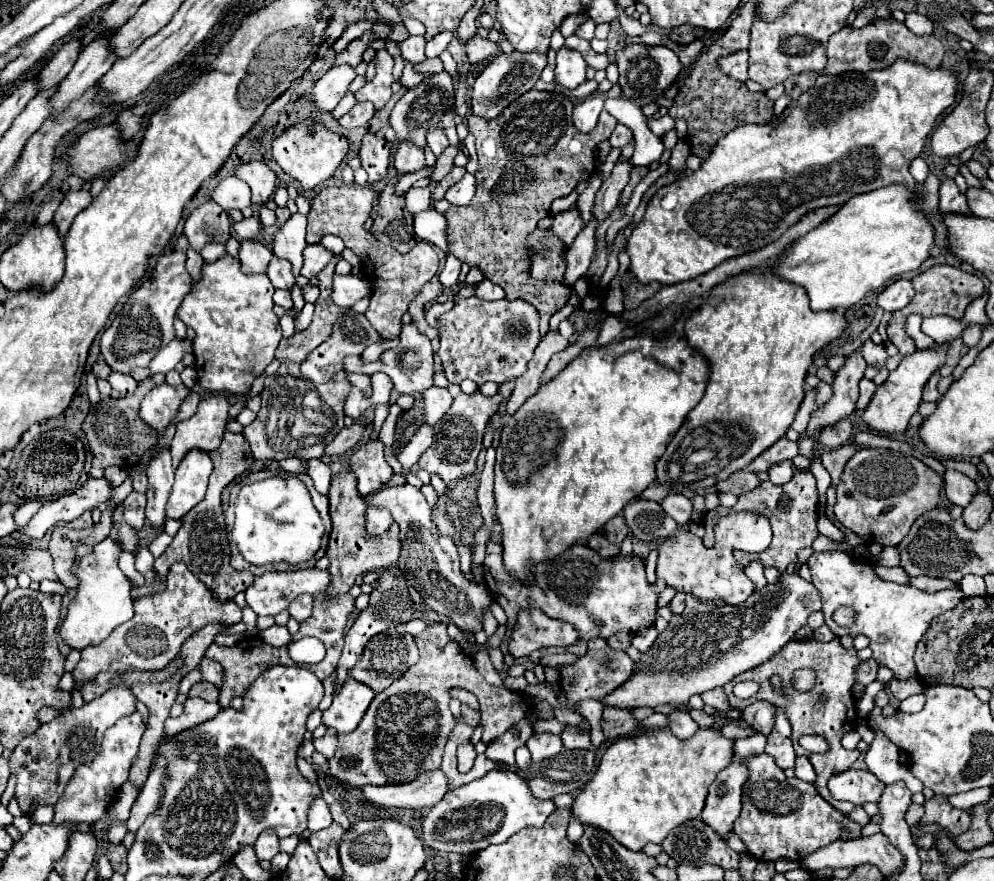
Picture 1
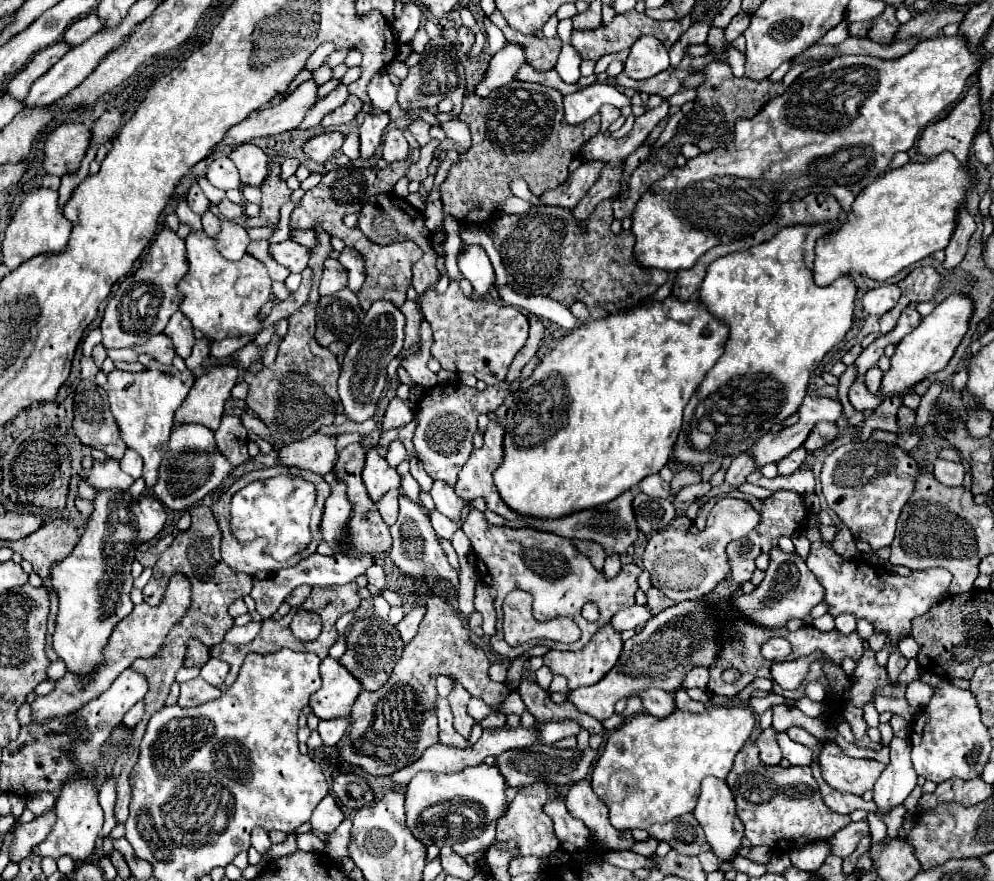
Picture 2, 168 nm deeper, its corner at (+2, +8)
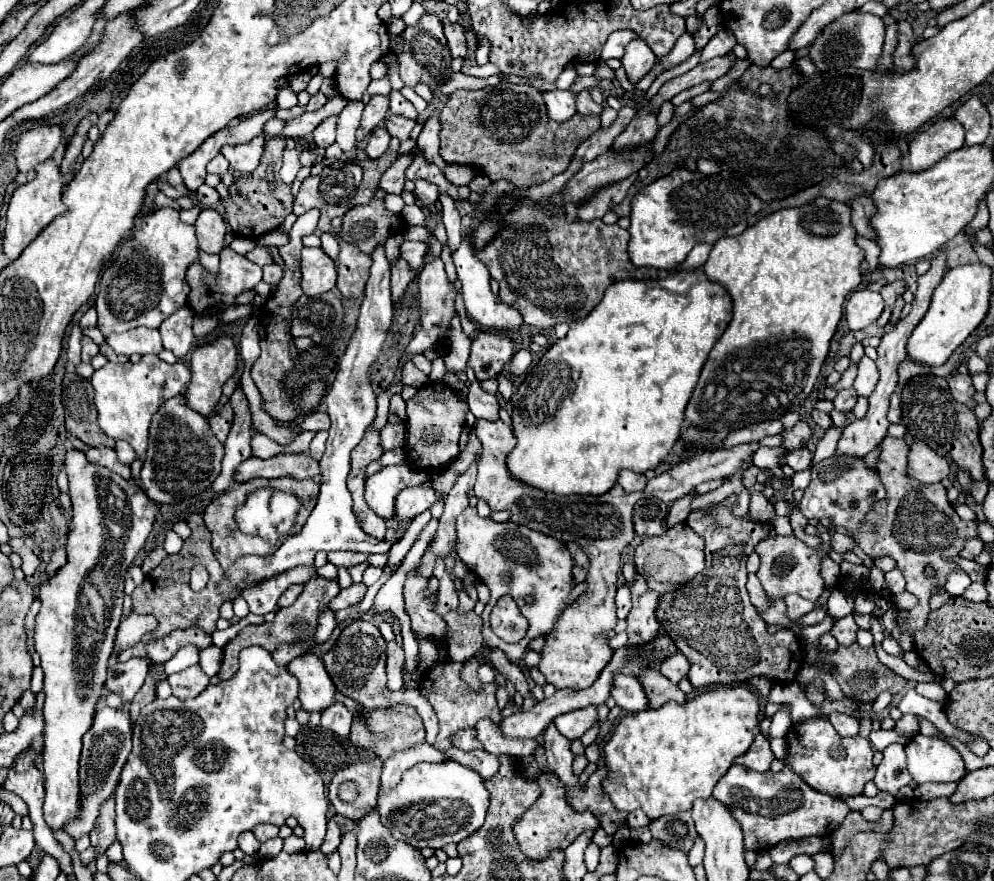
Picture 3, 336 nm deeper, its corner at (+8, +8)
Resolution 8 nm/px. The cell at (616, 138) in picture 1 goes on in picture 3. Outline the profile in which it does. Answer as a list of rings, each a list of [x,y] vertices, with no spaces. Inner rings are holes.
[[[583,89],[583,91],[577,95],[577,111],[579,111],[581,115],[601,115],[603,109],[605,109],[605,105],[595,103],[595,101],[591,99],[589,91]]]

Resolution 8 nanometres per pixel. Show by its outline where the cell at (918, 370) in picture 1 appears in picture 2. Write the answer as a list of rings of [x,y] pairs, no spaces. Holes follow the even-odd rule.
[[[953,293],[945,301],[937,303],[935,309],[921,319],[921,323],[901,339],[901,343],[895,349],[895,355],[891,357],[891,369],[883,375],[883,391],[887,397],[901,395],[907,389],[911,389],[915,383],[925,379],[927,375],[933,375],[947,367],[949,359],[955,355],[955,349],[959,347],[963,335],[969,329],[969,321],[973,315],[973,299],[965,293]]]

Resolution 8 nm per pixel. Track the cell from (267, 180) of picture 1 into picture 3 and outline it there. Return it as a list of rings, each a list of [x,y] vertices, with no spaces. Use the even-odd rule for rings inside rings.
[[[261,135],[243,145],[225,145],[221,149],[221,153],[231,163],[233,171],[237,171],[241,175],[249,175],[259,165],[259,159],[263,153],[263,143],[265,143],[265,137]]]

